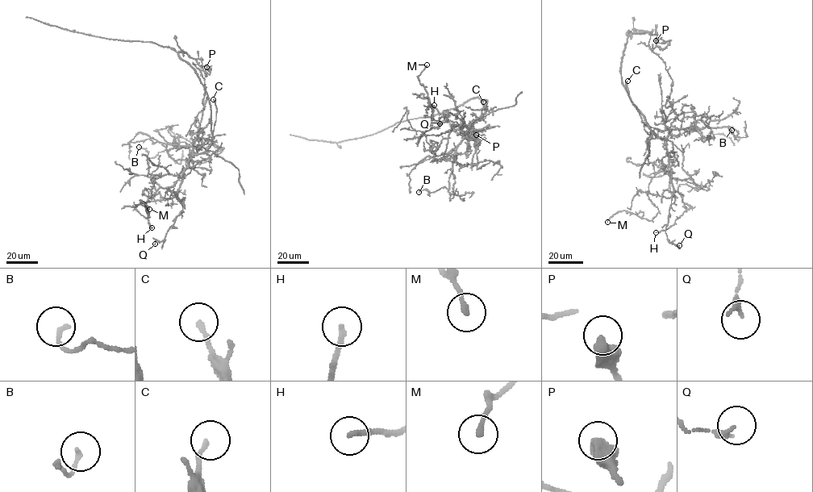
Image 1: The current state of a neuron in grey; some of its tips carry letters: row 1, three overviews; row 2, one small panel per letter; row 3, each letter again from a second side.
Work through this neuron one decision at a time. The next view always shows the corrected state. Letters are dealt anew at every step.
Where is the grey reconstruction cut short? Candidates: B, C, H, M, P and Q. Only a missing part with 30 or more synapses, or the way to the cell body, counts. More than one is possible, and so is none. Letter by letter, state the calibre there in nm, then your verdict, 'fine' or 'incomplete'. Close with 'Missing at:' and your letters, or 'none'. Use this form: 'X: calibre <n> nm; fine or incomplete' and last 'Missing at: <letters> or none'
B: calibre 150 nm; fine
C: calibre 170 nm; fine
H: calibre 200 nm; fine
M: calibre 180 nm; fine
P: calibre 500 nm; fine
Q: calibre 200 nm; fine
Missing at: none

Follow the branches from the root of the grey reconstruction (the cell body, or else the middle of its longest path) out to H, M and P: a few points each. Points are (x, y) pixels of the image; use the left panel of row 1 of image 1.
H: (210, 104), (211, 144), (189, 159), (177, 193), (165, 199), (140, 203), (135, 208), (152, 227)
M: (210, 104), (210, 145), (189, 159), (181, 177), (153, 176), (145, 205), (148, 214), (140, 201), (149, 209)
P: (210, 104), (196, 71), (178, 52), (181, 51), (194, 59), (206, 76), (206, 67)

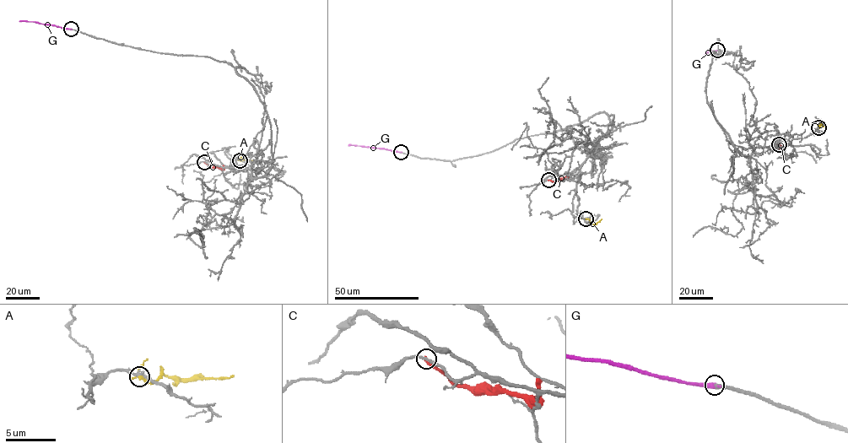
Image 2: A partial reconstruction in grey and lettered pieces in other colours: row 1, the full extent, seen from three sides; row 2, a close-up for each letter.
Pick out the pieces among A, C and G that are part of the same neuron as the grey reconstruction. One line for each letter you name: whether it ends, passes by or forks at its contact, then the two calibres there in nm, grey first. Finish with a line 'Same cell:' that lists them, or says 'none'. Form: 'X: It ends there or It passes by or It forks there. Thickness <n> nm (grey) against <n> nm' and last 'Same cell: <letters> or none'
G: It ends there. Thickness 300 nm (grey) against 360 nm
Same cell: G

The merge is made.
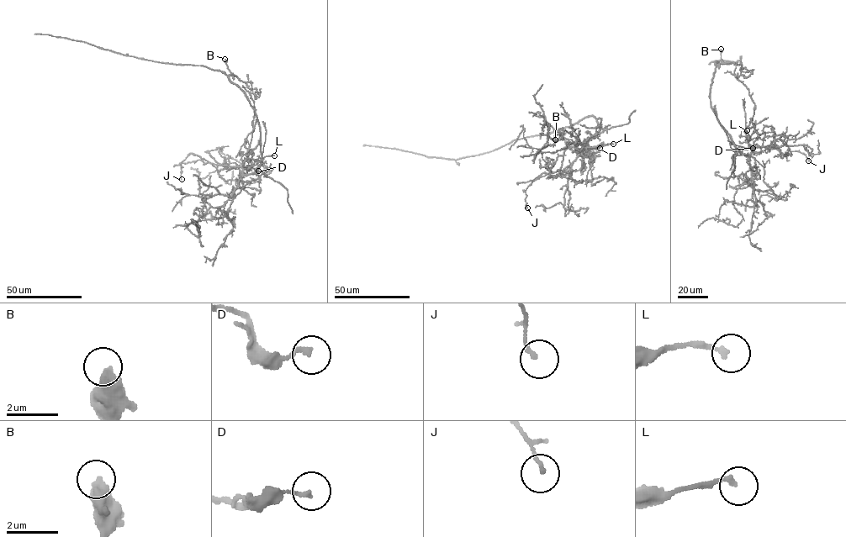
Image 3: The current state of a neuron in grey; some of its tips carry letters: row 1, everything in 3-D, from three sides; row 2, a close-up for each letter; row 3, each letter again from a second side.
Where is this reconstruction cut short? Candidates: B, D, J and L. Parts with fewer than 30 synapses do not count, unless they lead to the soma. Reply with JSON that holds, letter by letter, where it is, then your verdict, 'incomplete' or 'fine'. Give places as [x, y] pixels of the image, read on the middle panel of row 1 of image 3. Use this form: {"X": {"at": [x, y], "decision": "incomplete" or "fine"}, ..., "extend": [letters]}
{"B": {"at": [555, 139], "decision": "fine"}, "D": {"at": [600, 148], "decision": "fine"}, "J": {"at": [527, 207], "decision": "fine"}, "L": {"at": [613, 144], "decision": "fine"}, "extend": []}

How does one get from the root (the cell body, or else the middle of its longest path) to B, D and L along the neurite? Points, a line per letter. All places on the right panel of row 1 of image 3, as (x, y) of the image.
B: (710, 92), (713, 74), (721, 62), (721, 49)
D: (710, 92), (711, 108), (733, 144), (748, 155), (752, 148), (745, 142), (753, 148)
L: (710, 92), (711, 107), (719, 123), (738, 150), (748, 155), (752, 148), (748, 142), (750, 138), (747, 130)

